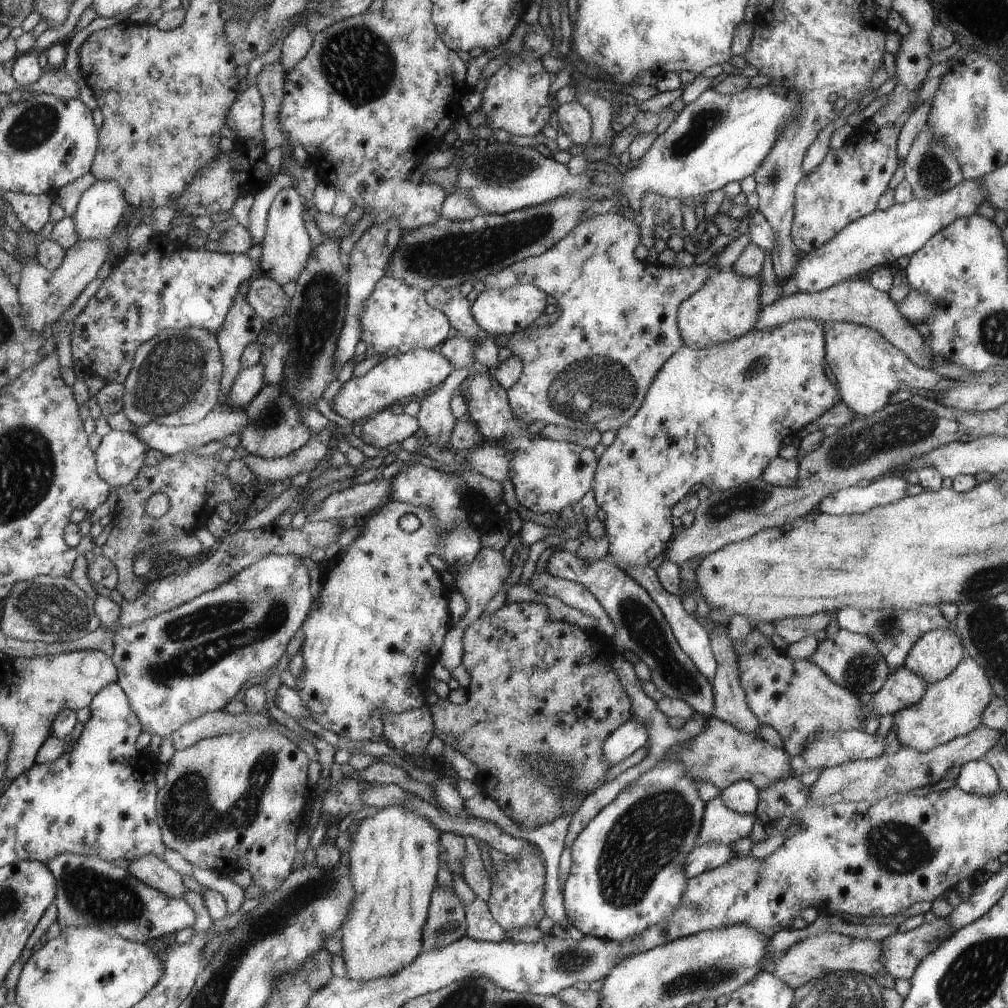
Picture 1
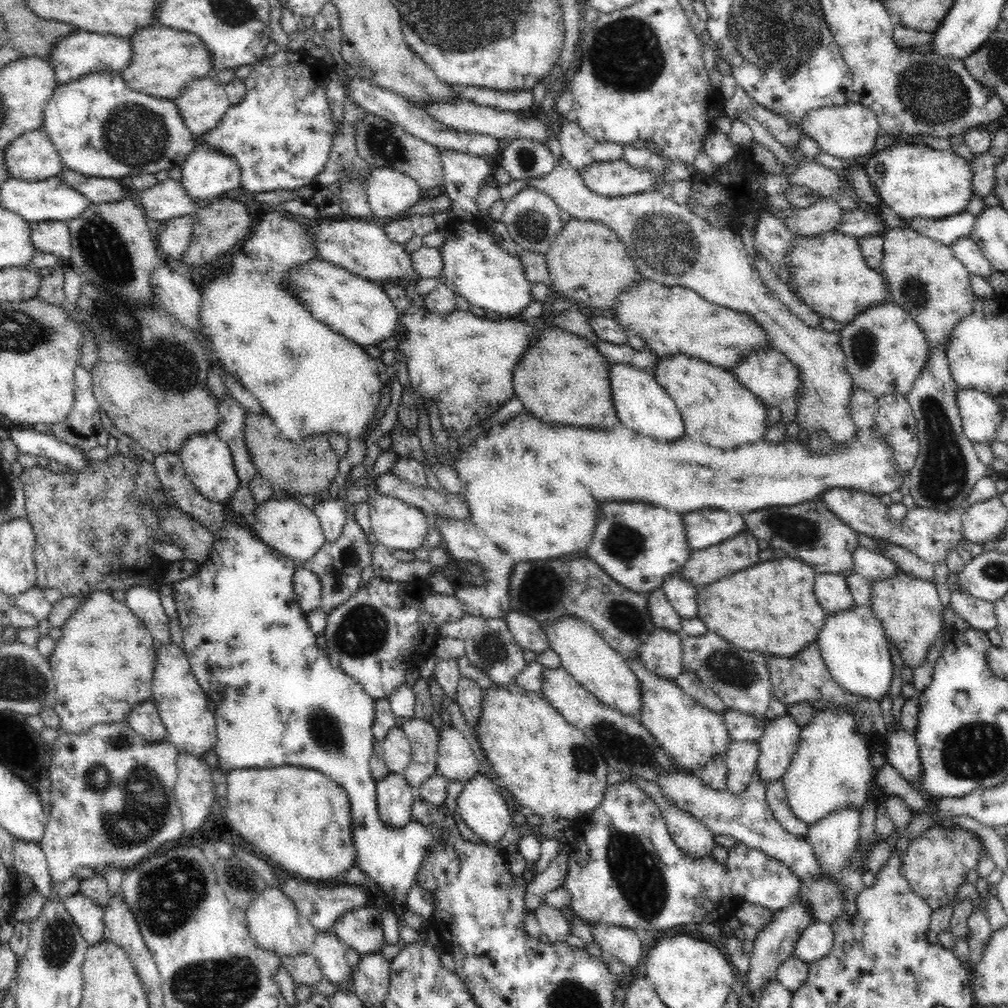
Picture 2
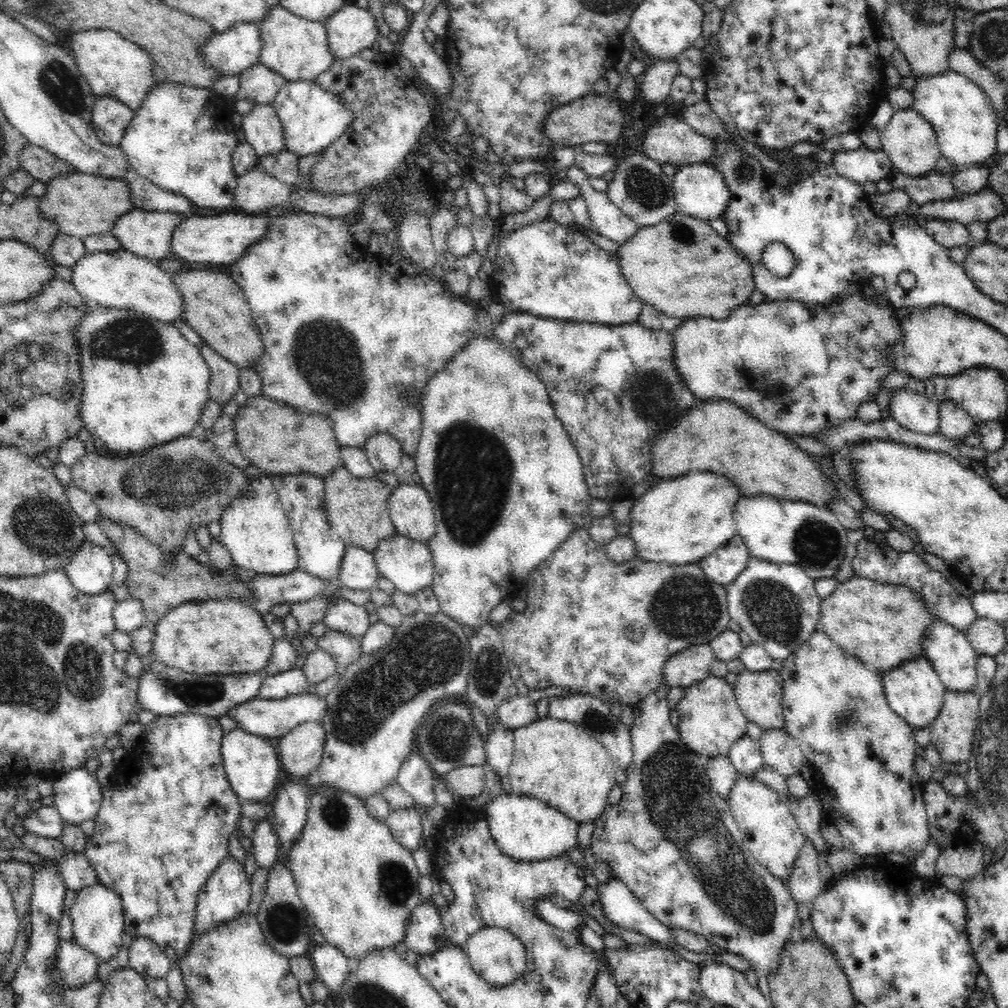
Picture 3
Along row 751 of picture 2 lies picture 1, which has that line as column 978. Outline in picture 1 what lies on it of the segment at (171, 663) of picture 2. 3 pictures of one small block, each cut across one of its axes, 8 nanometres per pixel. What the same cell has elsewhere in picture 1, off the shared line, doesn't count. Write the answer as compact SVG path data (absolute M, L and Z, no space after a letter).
M980 178L960 182L958 186L938 194L934 198L916 200L905 203L894 203L886 210L871 212L861 219L855 220L845 227L840 234L825 243L824 247L808 254L801 254L798 260L797 272L790 278L780 279L784 298L797 294L808 294L825 291L835 284L840 284L852 276L868 272L876 266L896 267L896 260L901 256L912 256L920 251L942 228L966 216L976 215L978 206L986 200L986 192L980 188Z

